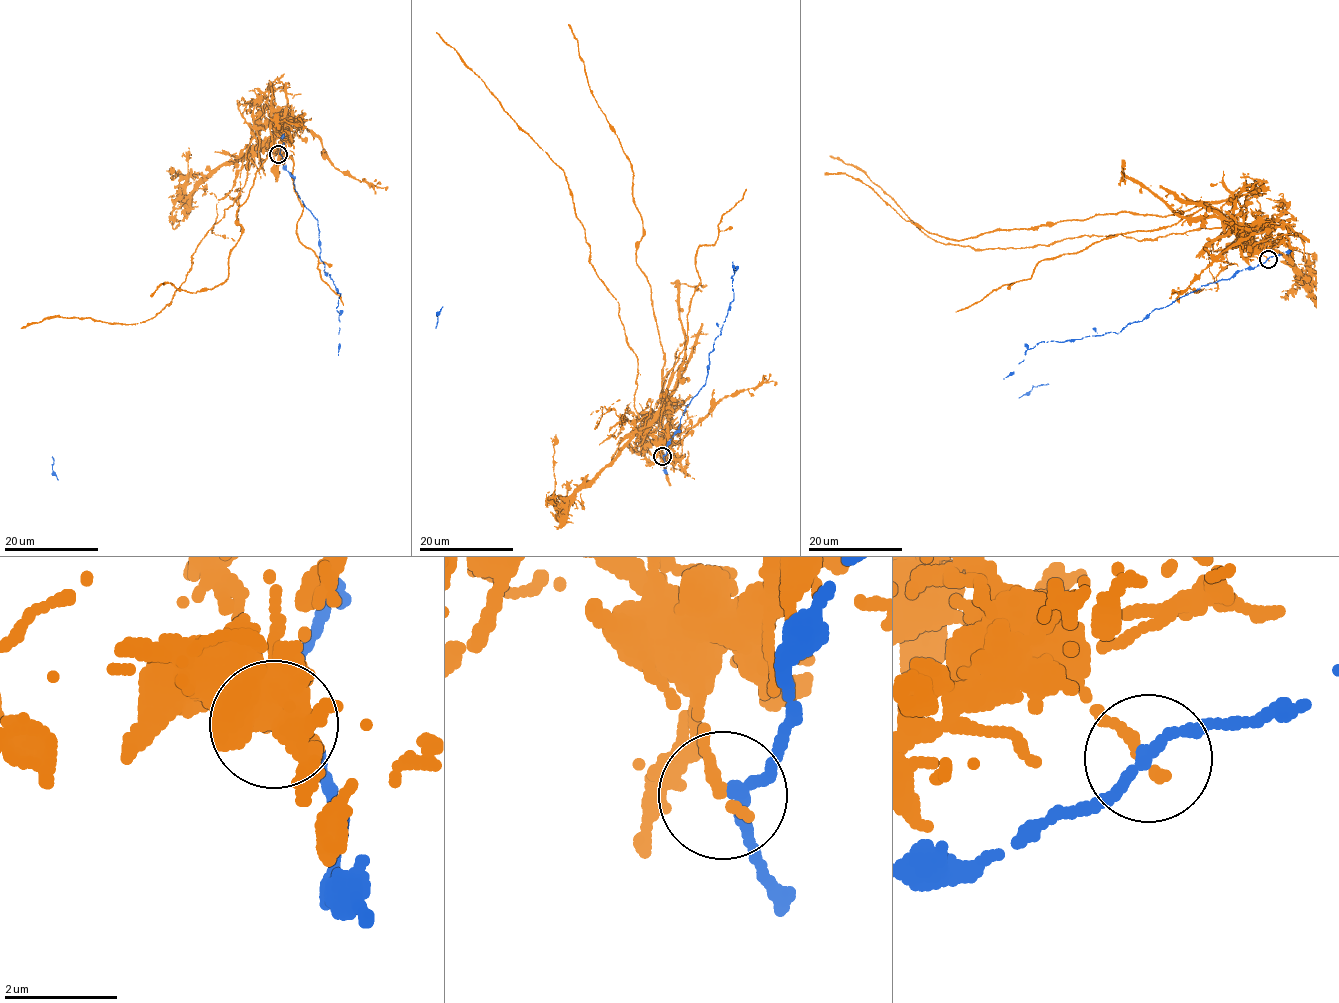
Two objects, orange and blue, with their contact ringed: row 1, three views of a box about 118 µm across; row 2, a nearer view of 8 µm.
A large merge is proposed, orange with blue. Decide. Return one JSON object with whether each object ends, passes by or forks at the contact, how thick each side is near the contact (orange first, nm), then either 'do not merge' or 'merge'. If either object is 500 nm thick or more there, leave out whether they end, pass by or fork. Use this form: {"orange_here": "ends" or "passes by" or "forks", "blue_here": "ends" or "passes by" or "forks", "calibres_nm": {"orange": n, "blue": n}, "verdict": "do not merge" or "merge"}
{"orange_here": "ends", "blue_here": "passes by", "calibres_nm": {"orange": 240, "blue": 200}, "verdict": "do not merge"}

